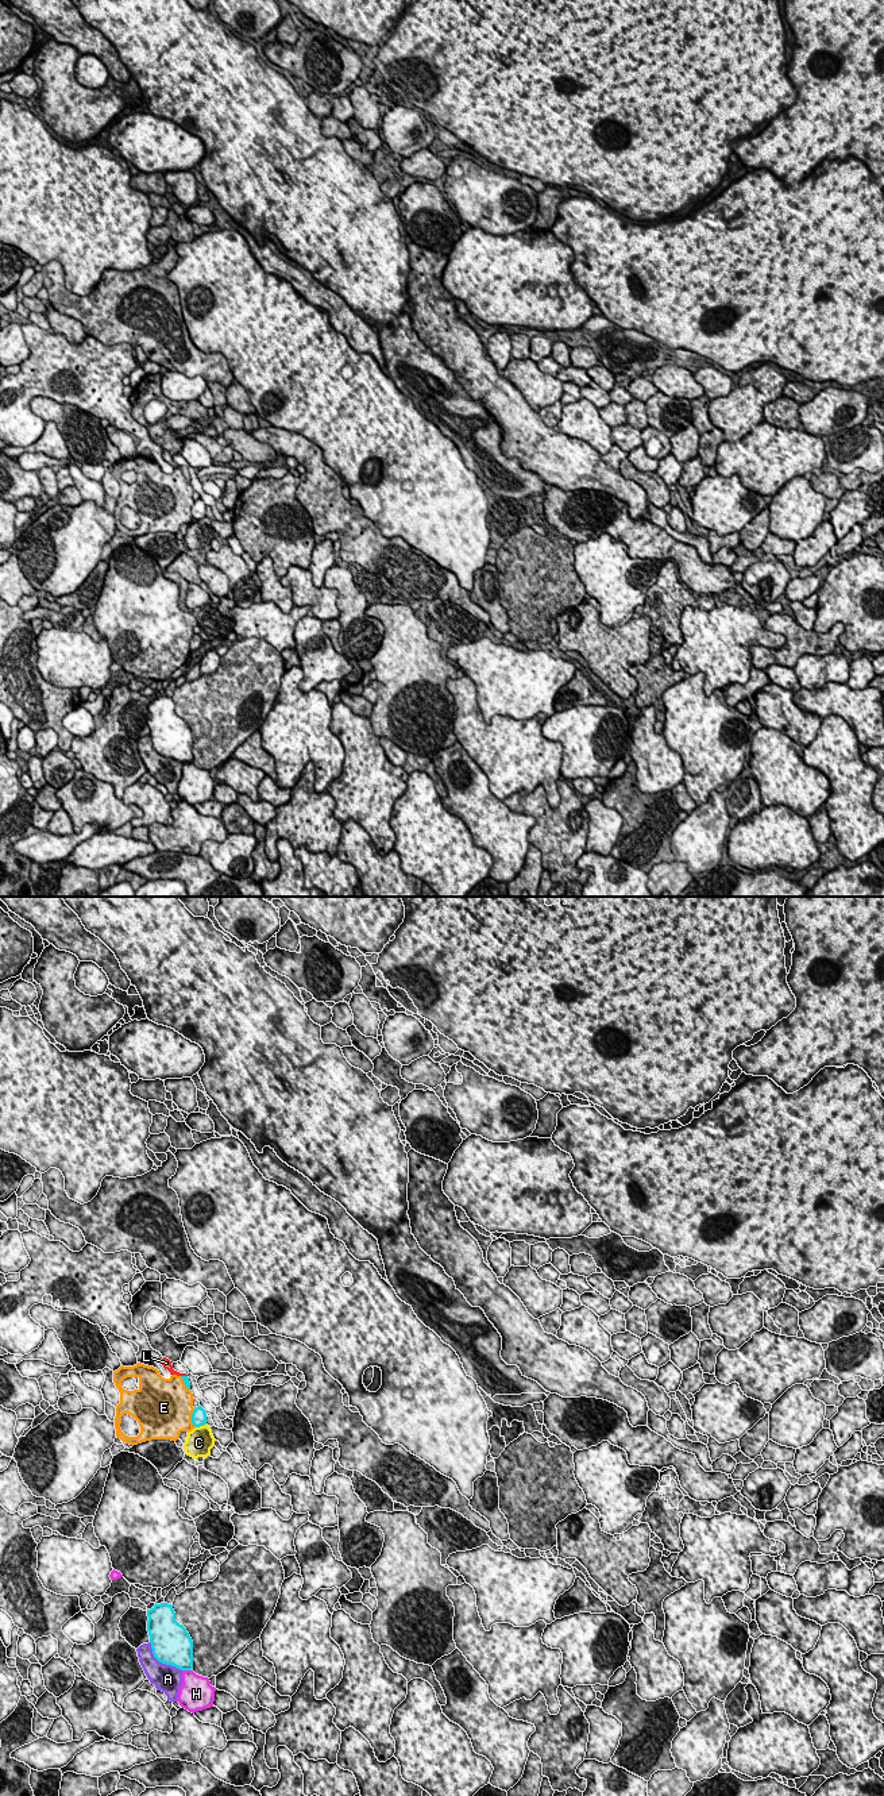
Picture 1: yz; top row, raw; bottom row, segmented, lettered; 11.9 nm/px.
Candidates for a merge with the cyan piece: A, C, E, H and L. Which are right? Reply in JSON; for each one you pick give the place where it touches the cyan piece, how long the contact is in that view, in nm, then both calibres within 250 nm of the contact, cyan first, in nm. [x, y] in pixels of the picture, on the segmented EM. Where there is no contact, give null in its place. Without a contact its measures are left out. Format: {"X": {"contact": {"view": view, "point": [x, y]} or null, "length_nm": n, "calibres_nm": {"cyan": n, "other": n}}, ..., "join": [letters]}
{"L": {"contact": {"view": "yz", "point": [184, 1376]}, "length_nm": 80, "calibres_nm": {"cyan": 70, "other": 100}}, "join": ["L"]}

